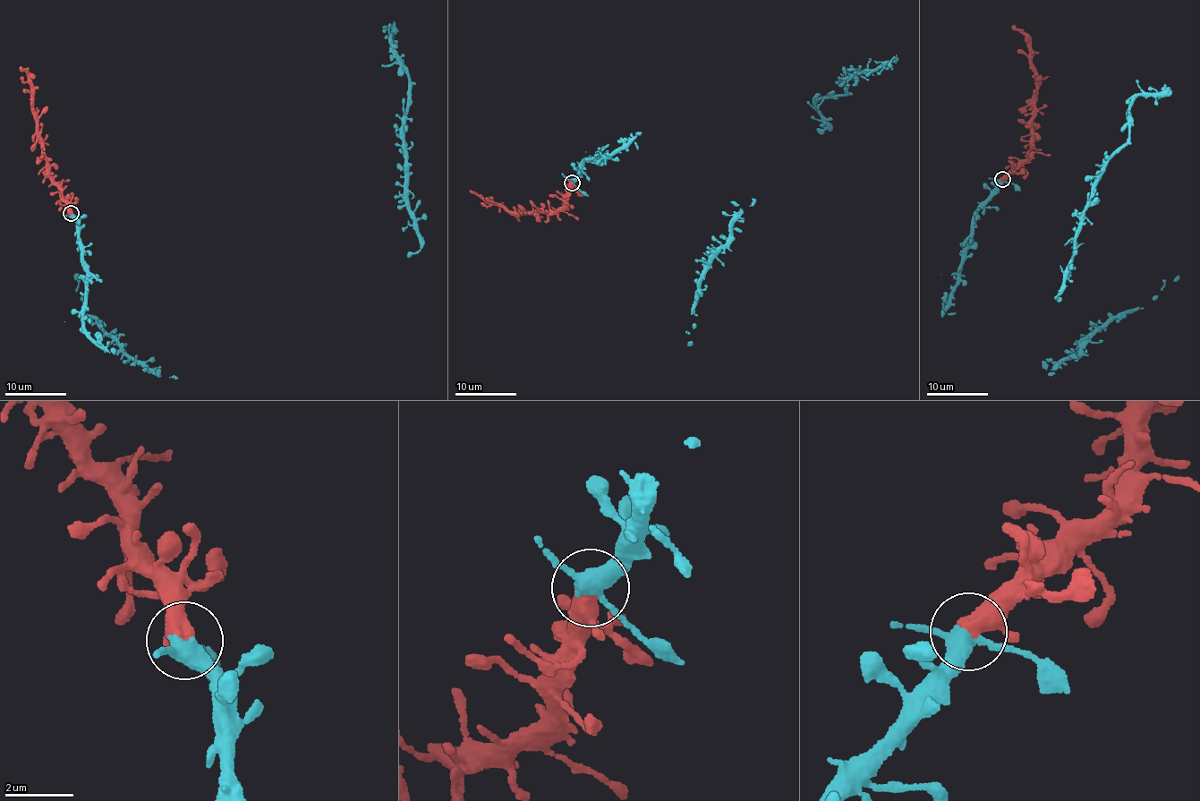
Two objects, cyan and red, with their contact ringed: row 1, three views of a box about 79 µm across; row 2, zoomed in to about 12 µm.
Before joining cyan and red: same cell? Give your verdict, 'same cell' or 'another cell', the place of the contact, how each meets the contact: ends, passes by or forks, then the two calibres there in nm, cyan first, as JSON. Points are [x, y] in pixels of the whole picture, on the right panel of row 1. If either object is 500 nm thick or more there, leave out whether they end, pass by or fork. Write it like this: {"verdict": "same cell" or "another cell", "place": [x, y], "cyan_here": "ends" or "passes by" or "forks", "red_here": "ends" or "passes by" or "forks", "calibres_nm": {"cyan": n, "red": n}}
{"verdict": "same cell", "place": [1002, 179], "cyan_here": "forks", "red_here": "passes by", "calibres_nm": {"cyan": 360, "red": 440}}

